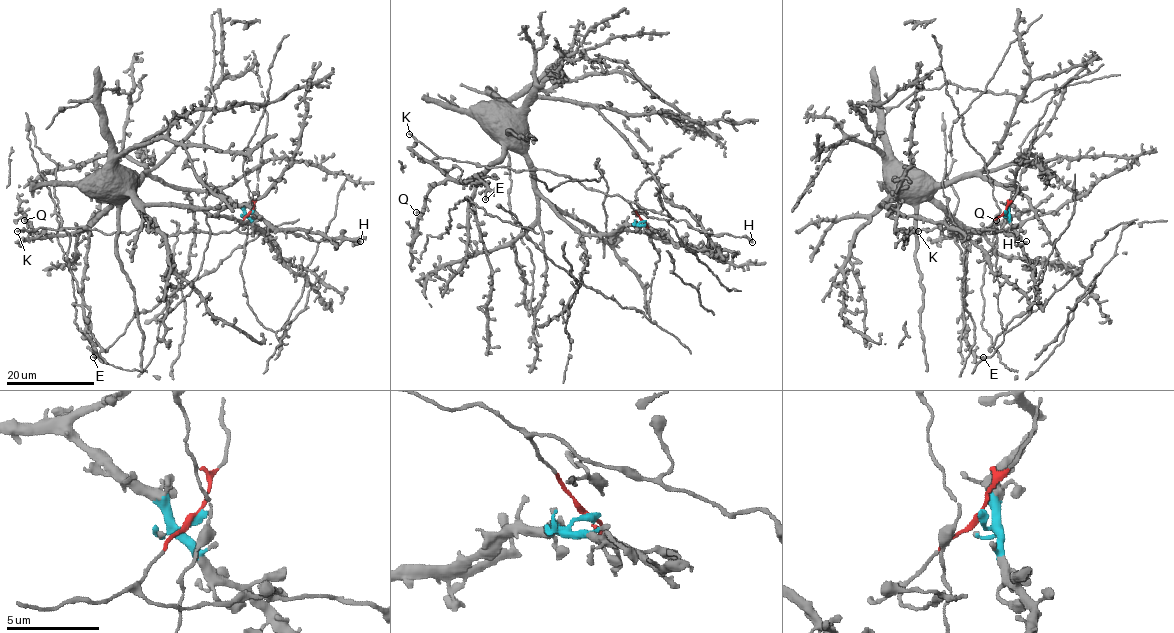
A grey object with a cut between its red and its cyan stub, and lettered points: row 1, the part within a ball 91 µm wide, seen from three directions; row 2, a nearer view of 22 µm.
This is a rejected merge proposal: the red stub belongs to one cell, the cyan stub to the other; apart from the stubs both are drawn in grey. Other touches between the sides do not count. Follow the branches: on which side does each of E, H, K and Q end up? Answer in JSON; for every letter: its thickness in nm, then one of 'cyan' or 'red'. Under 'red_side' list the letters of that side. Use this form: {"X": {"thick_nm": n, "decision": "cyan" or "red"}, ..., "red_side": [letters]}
{"E": {"thick_nm": 50, "decision": "cyan"}, "H": {"thick_nm": 320, "decision": "red"}, "K": {"thick_nm": 160, "decision": "red"}, "Q": {"thick_nm": 170, "decision": "cyan"}, "red_side": ["H", "K"]}

